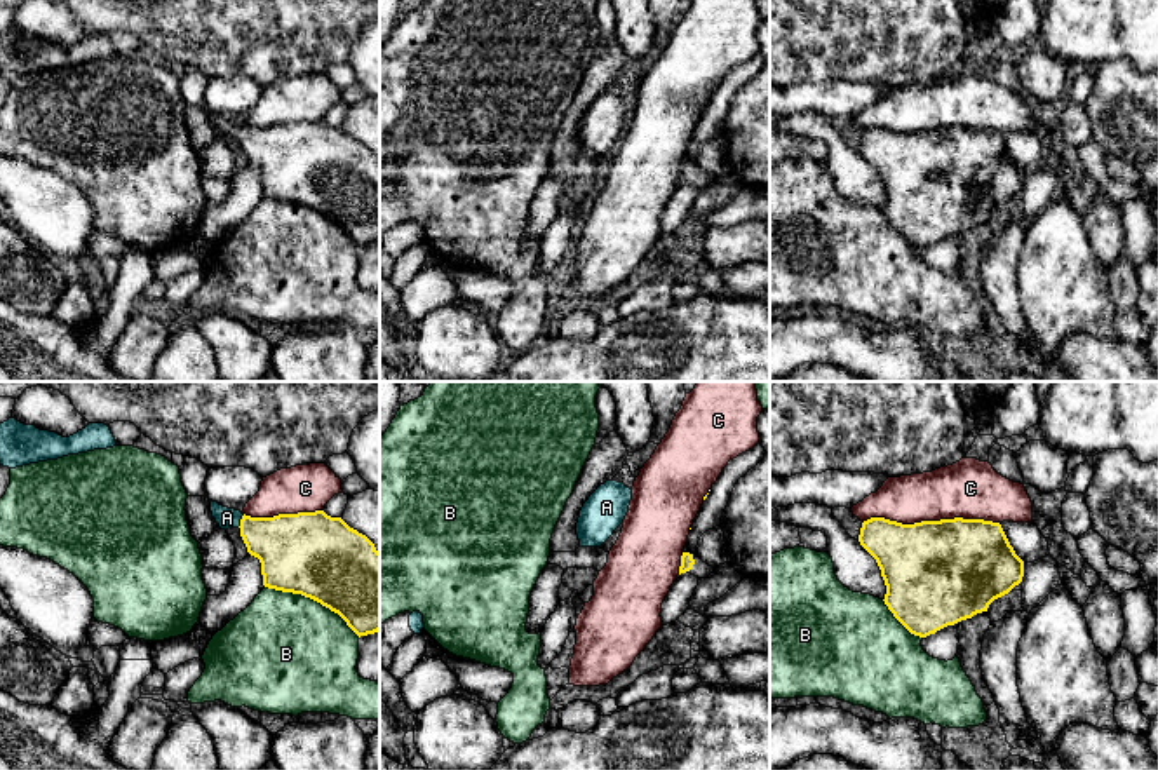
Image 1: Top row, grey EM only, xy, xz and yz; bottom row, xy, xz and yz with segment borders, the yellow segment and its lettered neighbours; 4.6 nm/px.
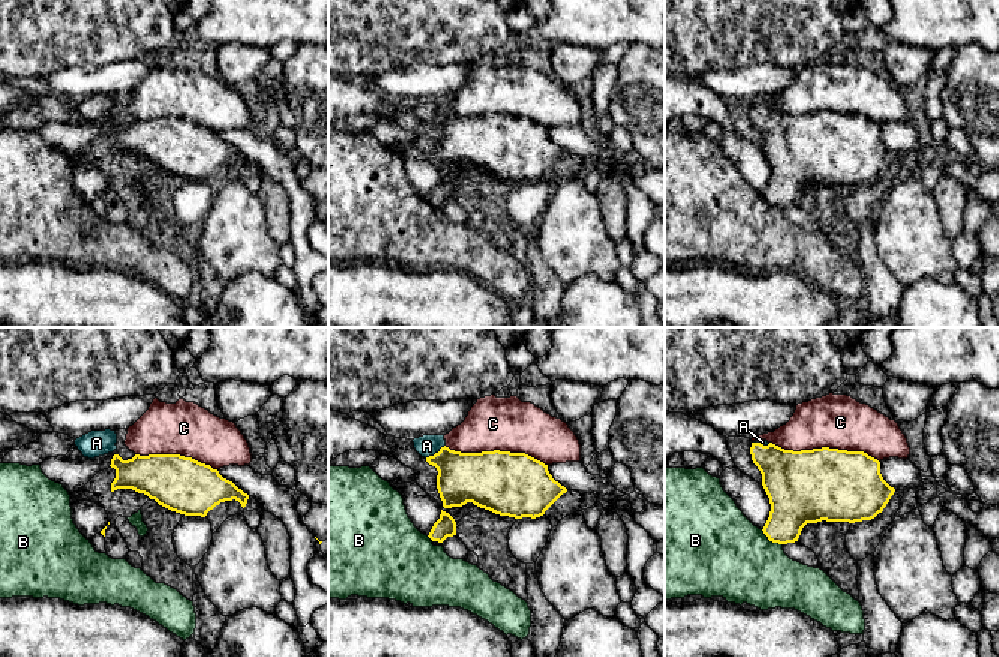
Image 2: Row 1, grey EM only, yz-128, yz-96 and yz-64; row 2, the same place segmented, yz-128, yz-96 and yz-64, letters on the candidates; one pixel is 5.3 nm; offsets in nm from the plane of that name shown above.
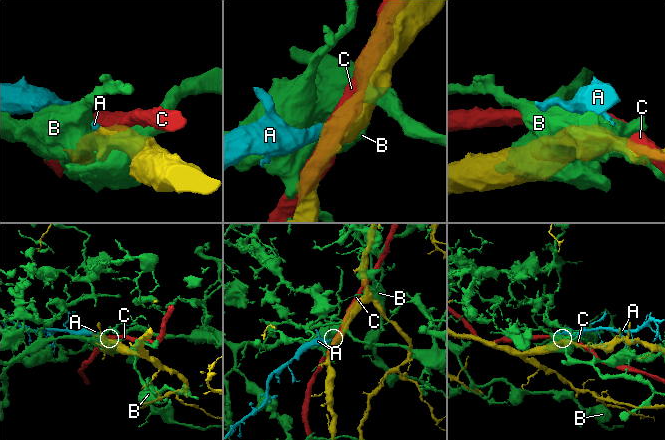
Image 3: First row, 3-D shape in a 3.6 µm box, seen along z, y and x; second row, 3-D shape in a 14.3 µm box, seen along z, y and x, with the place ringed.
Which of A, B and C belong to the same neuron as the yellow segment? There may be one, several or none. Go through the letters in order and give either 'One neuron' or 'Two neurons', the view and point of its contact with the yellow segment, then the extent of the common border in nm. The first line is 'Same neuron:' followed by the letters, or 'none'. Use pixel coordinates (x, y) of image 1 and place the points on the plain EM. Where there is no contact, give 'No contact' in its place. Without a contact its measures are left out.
Same neuron: A
A: One neuron. Touches yellow at xy (241, 131). Shared border 70 nm
B: Two neurons. Touches yellow at xy (312, 208). Shared border 500 nm
C: Two neurons. Touches yellow at yz (932, 131). Shared border 600 nm

